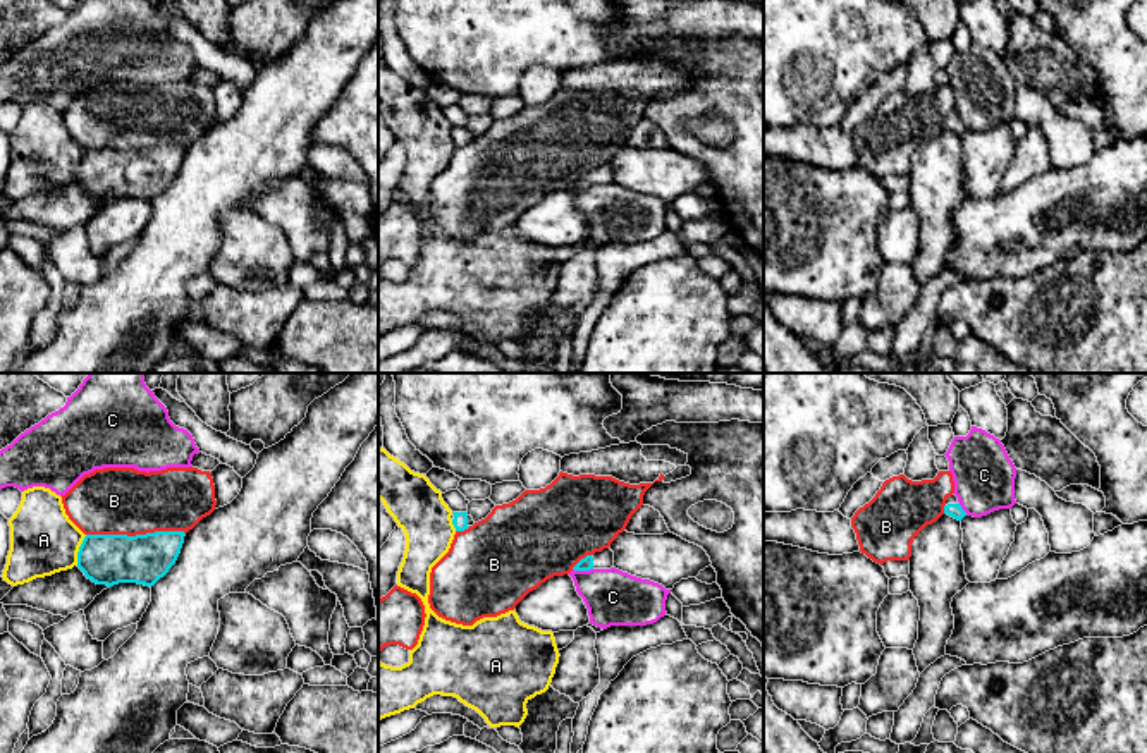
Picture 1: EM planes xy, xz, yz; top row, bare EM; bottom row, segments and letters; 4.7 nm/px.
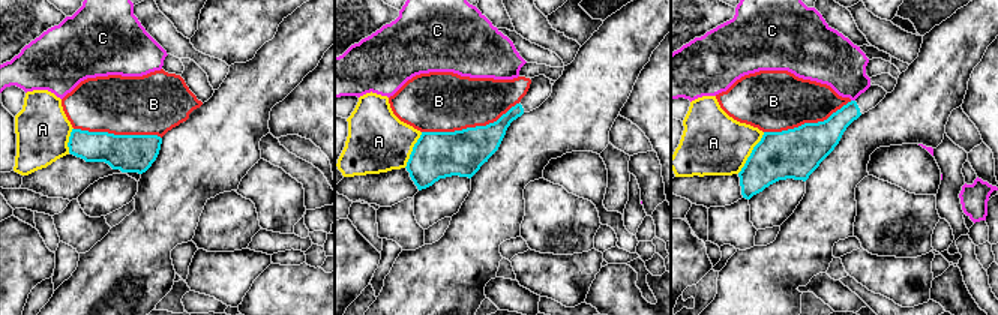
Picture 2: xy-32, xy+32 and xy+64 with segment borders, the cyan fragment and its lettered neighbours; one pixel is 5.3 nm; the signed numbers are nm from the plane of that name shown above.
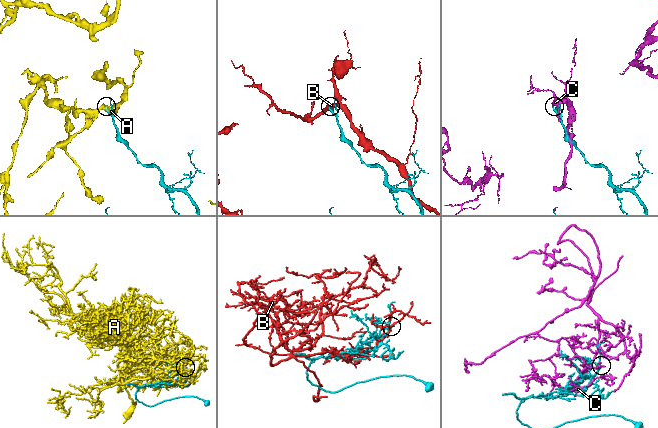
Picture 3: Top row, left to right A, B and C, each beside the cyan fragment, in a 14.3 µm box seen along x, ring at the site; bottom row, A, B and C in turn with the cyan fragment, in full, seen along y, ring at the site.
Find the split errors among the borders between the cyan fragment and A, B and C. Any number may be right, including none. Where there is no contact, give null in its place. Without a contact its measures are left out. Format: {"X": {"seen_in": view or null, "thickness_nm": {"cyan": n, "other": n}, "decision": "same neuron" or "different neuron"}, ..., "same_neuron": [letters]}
{"A": {"seen_in": "xy", "thickness_nm": {"cyan": 240, "other": 320}, "decision": "different neuron"}, "B": {"seen_in": "xy", "thickness_nm": {"cyan": 240, "other": 320}, "decision": "different neuron"}, "C": {"seen_in": "xz", "thickness_nm": {"cyan": 60, "other": 260}, "decision": "different neuron"}, "same_neuron": []}

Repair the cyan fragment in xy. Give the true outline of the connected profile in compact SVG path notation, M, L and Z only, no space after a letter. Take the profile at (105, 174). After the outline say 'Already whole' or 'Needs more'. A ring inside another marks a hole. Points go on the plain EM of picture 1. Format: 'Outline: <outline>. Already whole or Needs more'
Outline: M184 146L86 150L77 182L88 194L108 203L119 198L153 201L175 179L184 151Z. Already whole

